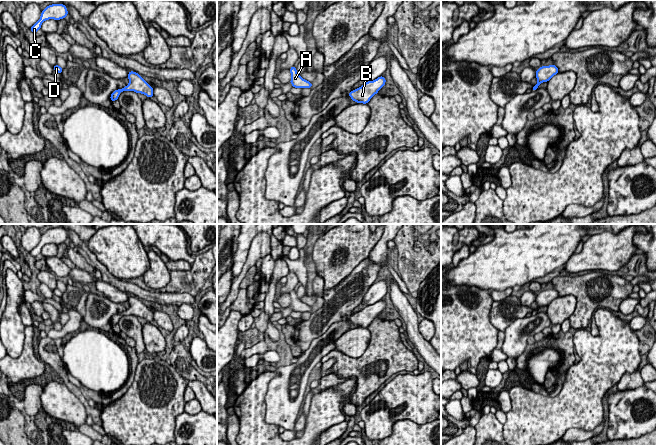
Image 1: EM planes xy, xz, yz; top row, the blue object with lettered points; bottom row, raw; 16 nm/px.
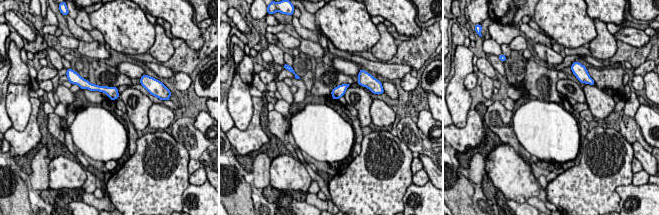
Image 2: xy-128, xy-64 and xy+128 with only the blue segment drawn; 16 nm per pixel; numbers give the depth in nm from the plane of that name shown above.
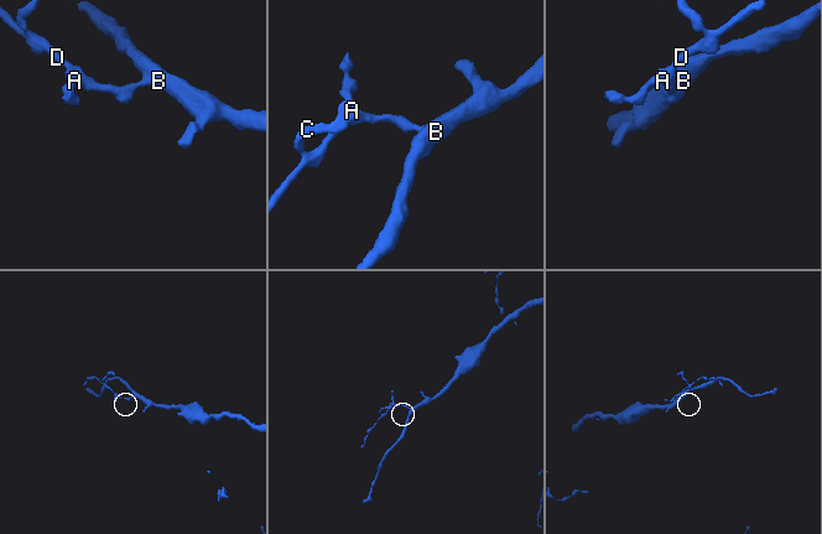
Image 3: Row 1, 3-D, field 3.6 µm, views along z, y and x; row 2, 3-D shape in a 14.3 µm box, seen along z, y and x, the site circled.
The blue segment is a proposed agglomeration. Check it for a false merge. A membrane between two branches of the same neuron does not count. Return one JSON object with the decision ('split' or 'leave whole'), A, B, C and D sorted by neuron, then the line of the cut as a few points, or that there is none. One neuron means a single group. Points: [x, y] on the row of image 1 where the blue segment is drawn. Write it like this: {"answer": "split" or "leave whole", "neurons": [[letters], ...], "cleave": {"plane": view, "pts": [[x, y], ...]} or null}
{"answer": "leave whole", "neurons": [["A", "B", "C", "D"]], "cleave": null}

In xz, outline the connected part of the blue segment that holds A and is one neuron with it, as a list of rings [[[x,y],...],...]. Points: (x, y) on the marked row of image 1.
[[[294,66],[290,68],[291,80],[290,83],[294,88],[312,88],[312,83],[303,79],[298,73]]]

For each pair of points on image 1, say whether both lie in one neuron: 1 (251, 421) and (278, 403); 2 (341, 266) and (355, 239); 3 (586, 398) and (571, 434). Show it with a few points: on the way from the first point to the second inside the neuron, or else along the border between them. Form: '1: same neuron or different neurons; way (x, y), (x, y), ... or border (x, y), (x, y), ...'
1: different neurons; border (268, 389), (265, 395), (265, 421), (279, 426)
2: same neuron; way (345, 259), (348, 255), (348, 246)
3: different neurons; border (596, 426), (591, 430), (569, 428), (563, 434)

